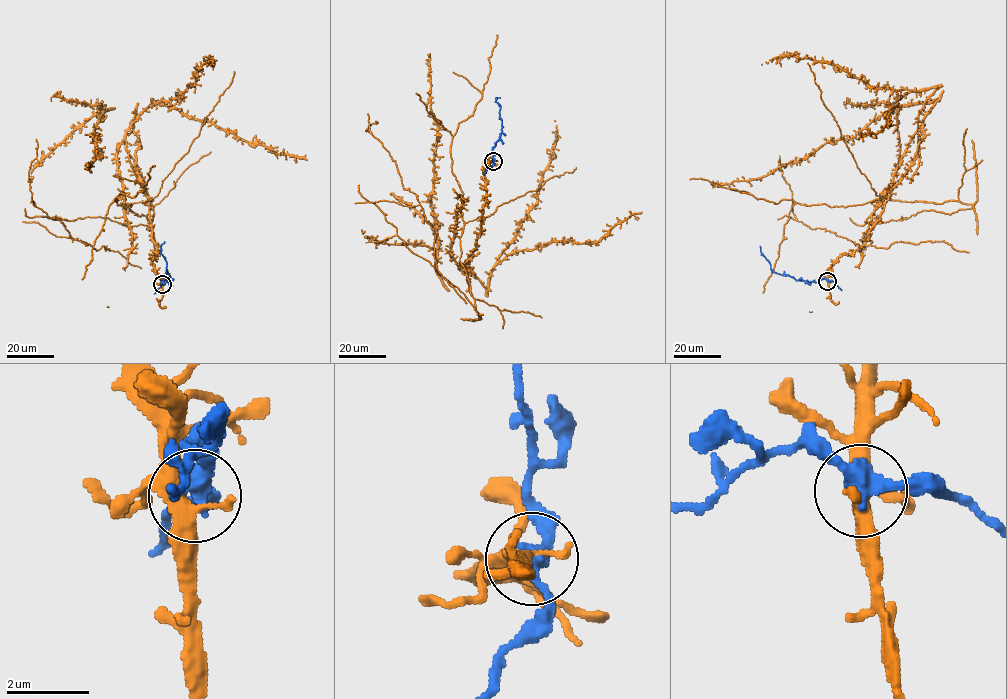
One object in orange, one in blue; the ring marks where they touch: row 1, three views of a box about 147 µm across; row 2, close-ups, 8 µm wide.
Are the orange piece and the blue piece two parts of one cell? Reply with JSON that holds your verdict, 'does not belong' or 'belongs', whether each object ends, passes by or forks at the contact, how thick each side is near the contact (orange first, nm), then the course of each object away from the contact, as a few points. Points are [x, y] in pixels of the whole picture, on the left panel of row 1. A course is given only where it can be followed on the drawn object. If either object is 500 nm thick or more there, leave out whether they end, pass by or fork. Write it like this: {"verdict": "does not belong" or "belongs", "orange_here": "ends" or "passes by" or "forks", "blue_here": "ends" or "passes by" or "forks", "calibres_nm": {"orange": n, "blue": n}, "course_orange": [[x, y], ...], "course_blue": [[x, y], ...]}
{"verdict": "does not belong", "orange_here": "forks", "blue_here": "passes by", "calibres_nm": {"orange": 360, "blue": 340}, "course_orange": [[162, 284], [132, 123], [117, 155], [122, 198], [150, 224], [33, 217], [86, 245], [32, 199], [36, 139]], "course_blue": [[162, 284], [162, 281], [162, 283], [170, 280], [167, 261], [160, 253], [164, 241]]}

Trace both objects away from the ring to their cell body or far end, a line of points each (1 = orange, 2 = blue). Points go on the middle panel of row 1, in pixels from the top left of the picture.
1: (493, 161), (473, 272), (450, 245), (462, 220), (477, 313), (365, 202), (419, 202), (366, 131), (376, 123)
2: (493, 161), (493, 148), (502, 129), (501, 106), (495, 101), (500, 97)

